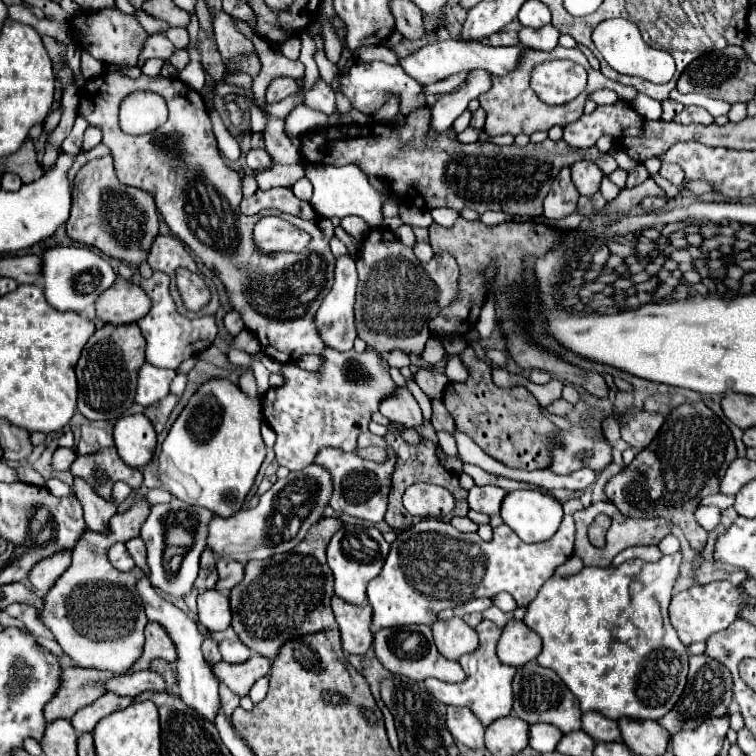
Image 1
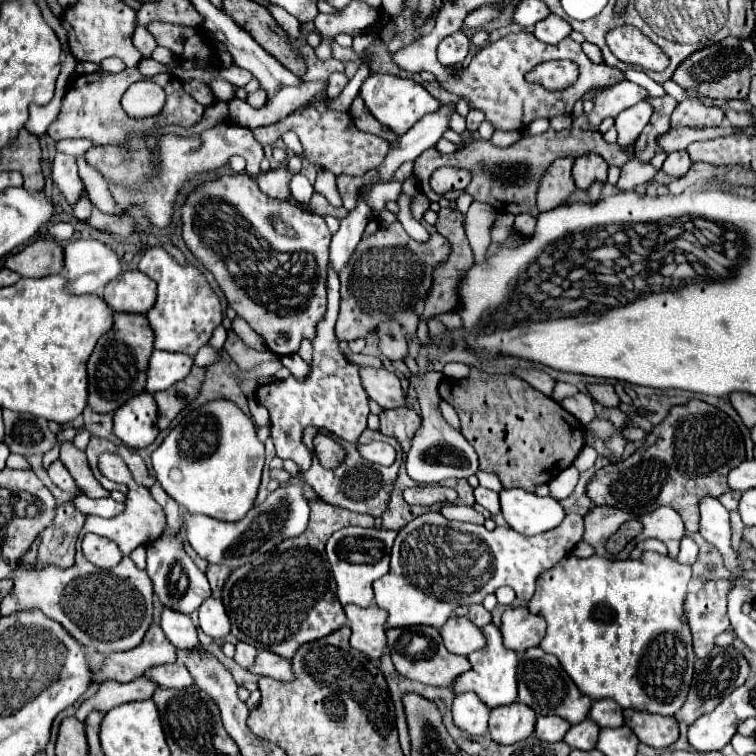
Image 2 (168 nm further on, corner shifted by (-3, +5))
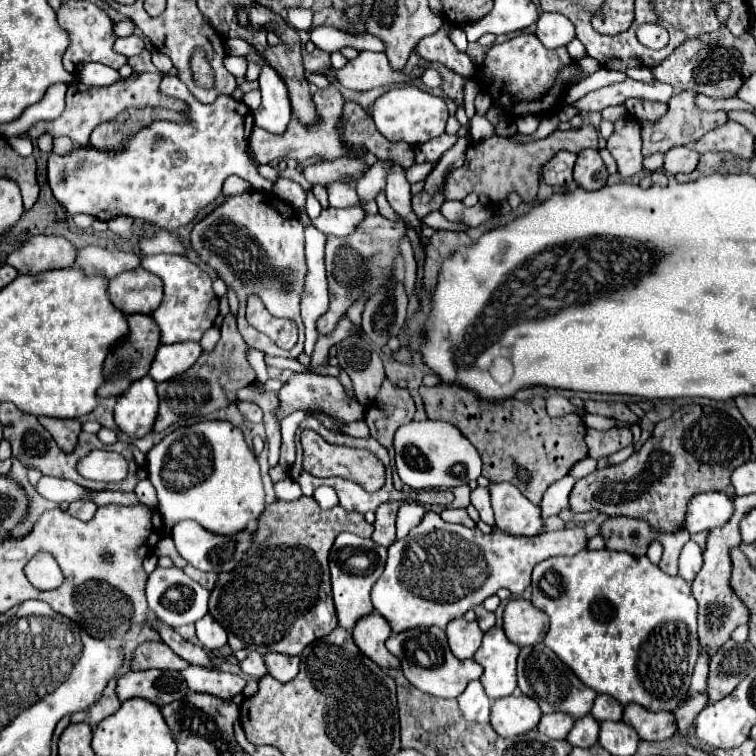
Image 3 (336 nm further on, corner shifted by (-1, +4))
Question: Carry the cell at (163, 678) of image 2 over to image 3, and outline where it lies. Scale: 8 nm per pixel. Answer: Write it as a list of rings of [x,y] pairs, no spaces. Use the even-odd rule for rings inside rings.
[[[191,665],[181,673],[183,673],[183,681],[187,681],[191,691],[209,693],[221,699],[231,699],[233,695],[241,693],[245,687],[245,679],[241,675],[223,673],[217,669],[201,669]]]

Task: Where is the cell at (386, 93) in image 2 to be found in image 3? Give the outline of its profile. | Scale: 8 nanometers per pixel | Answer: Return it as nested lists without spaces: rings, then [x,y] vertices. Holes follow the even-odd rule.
[[[413,85],[395,87],[383,93],[371,107],[369,113],[383,137],[389,141],[407,141],[411,145],[425,143],[431,137],[445,133],[445,121],[447,121],[447,105],[441,97],[435,97],[427,91],[421,91]]]

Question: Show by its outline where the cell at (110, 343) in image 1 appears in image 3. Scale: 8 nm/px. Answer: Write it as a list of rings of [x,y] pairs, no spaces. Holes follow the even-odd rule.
[[[129,315],[127,317],[127,323],[129,323],[129,333],[127,333],[127,339],[117,343],[111,353],[107,355],[105,359],[105,367],[103,367],[103,375],[105,375],[105,385],[99,387],[99,393],[97,397],[101,399],[107,399],[107,397],[119,397],[123,391],[129,389],[131,383],[143,379],[147,373],[149,373],[149,367],[151,367],[151,361],[155,357],[155,351],[159,347],[159,329],[153,321],[151,315]]]

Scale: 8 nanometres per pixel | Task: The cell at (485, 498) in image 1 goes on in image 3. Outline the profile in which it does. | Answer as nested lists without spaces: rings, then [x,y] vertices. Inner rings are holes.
[[[477,487],[475,491],[471,491],[471,503],[473,503],[473,507],[479,511],[481,521],[485,521],[487,525],[493,525],[493,523],[495,523],[493,509],[491,509],[491,495],[489,495],[489,489]]]

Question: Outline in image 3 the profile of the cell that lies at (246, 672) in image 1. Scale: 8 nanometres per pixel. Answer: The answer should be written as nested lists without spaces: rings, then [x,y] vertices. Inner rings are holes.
[[[267,653],[265,655],[267,673],[281,683],[289,683],[299,673],[299,657],[281,655],[281,653]]]

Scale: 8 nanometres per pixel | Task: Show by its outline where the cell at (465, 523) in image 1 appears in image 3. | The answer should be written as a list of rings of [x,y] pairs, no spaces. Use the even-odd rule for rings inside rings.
[[[445,507],[441,511],[441,519],[443,521],[449,521],[449,523],[461,523],[465,527],[475,527],[475,521],[467,515],[465,509],[451,509],[451,507]]]

